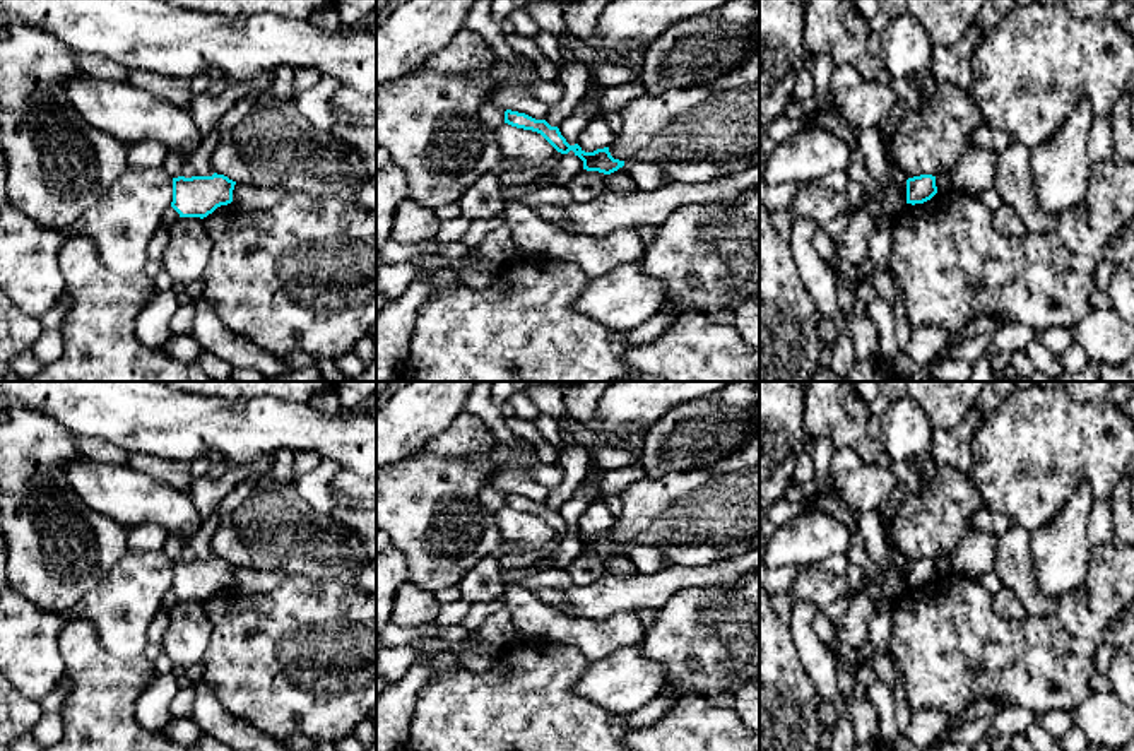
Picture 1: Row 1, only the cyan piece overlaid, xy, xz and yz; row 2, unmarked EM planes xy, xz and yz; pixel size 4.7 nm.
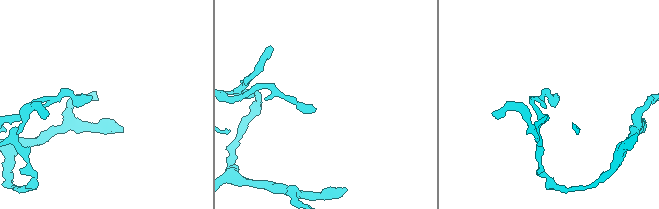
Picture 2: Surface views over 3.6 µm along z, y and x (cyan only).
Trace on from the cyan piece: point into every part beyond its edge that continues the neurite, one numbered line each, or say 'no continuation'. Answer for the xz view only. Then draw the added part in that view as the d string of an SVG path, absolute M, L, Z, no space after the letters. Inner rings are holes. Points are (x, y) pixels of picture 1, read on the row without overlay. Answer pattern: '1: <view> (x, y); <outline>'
no continuation

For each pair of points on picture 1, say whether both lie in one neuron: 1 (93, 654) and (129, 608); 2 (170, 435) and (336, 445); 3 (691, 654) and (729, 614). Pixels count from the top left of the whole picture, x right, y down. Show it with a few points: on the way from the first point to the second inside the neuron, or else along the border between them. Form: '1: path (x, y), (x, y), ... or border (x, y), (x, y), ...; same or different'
1: border (62, 628), (86, 618), (112, 654), (139, 654); different
2: path (211, 430), (295, 430); same
3: path (702, 644), (720, 625); same

